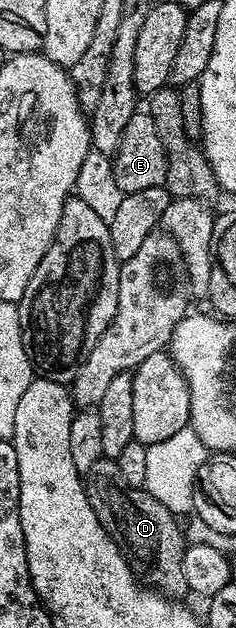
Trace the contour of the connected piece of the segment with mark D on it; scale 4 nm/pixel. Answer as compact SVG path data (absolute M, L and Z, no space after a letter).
M103 456L96 460L96 464L92 464L92 468L85 473L84 485L100 524L118 546L119 552L126 558L126 563L135 575L146 574L144 582L147 587L175 600L181 599L181 594L187 593L184 580L184 552L188 543L175 514L164 508L160 500L153 498L149 490L128 484L128 480L120 476L120 468L113 458Z

